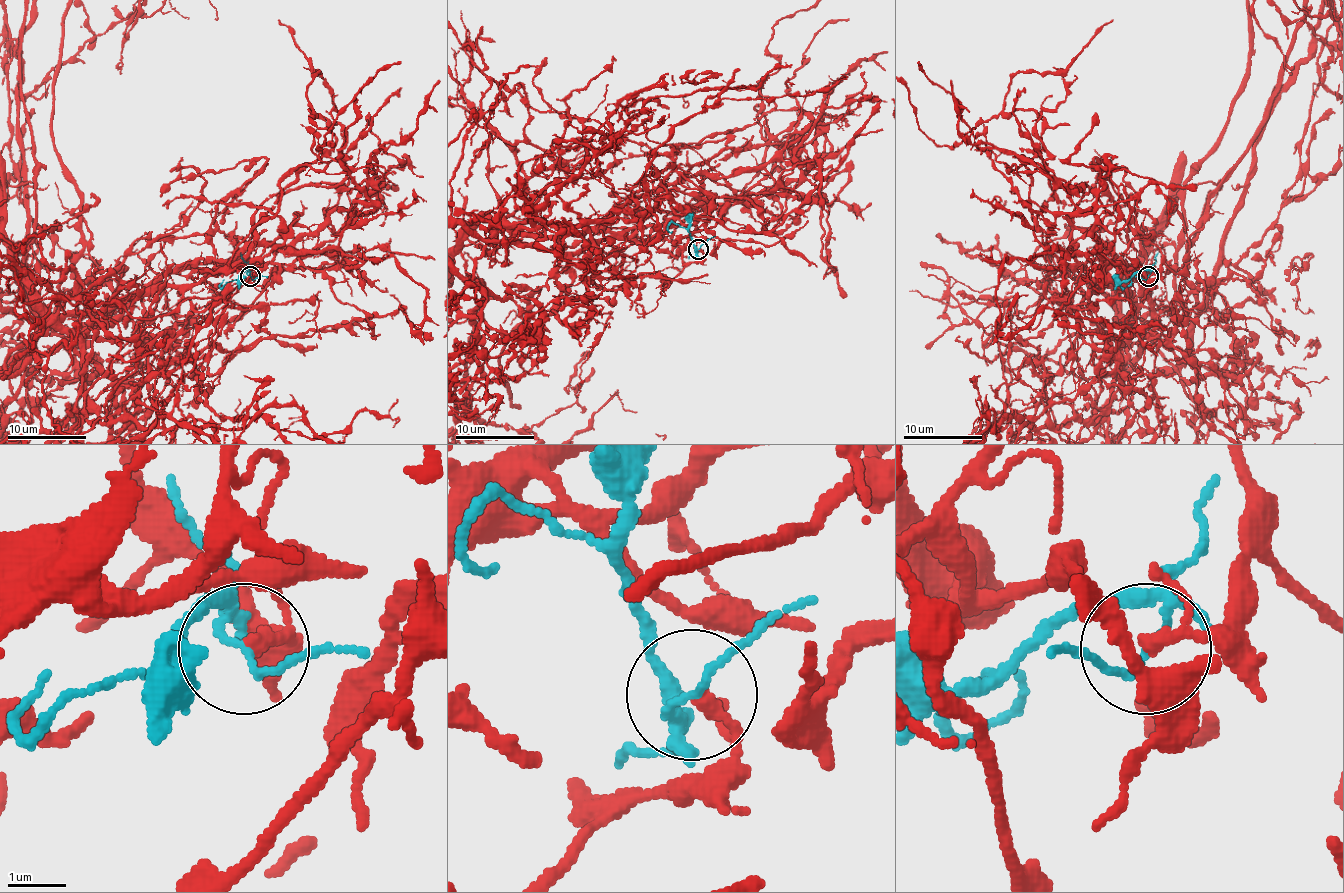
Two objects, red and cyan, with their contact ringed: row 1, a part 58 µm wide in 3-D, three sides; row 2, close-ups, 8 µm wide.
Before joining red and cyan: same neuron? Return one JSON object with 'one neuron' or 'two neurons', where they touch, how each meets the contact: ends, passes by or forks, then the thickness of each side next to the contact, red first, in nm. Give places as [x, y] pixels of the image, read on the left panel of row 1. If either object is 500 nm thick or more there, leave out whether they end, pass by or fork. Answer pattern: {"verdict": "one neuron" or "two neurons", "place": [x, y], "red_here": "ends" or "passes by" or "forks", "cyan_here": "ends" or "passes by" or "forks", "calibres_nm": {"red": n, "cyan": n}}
{"verdict": "two neurons", "place": [250, 276], "red_here": "passes by", "cyan_here": "passes by", "calibres_nm": {"red": 170, "cyan": 90}}

